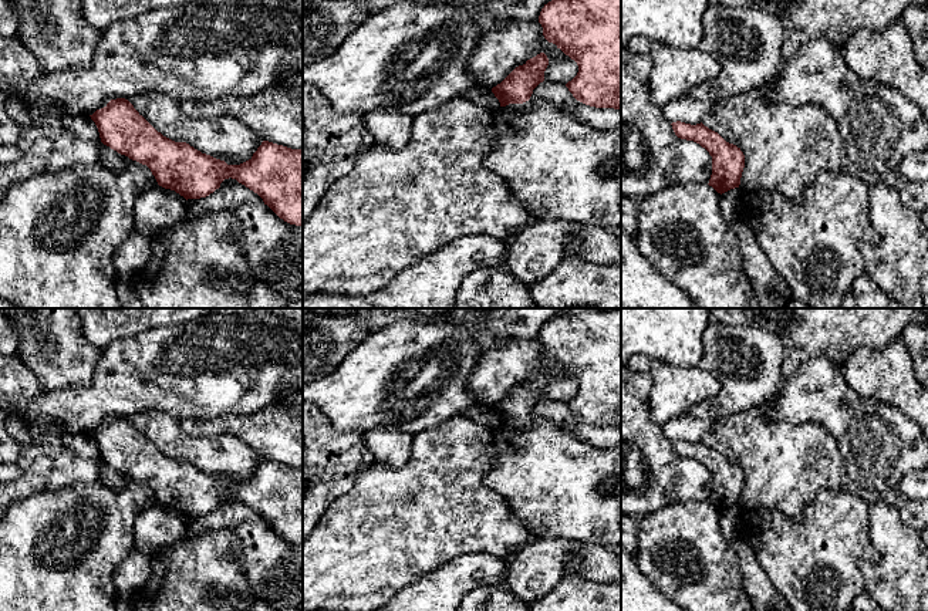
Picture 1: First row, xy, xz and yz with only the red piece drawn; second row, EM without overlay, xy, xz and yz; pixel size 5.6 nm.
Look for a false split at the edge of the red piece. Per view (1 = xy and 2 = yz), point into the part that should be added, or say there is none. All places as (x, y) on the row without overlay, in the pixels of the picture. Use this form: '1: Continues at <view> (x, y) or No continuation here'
1: No continuation here
2: No continuation here

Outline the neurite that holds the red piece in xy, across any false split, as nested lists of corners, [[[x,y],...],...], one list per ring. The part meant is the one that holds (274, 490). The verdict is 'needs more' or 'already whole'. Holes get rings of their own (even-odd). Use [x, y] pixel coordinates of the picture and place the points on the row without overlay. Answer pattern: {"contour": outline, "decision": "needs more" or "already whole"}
{"contour": [[[125,416],[111,418],[90,435],[95,440],[104,463],[146,483],[159,504],[175,509],[186,519],[206,516],[219,507],[225,497],[232,496],[257,512],[280,537],[303,544],[303,467],[263,459],[249,479],[240,483],[227,483],[186,460],[175,460],[163,455]]], "decision": "already whole"}

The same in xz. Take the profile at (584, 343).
{"contour": [[[567,308],[540,330],[543,354],[578,384],[577,394],[566,402],[573,415],[590,425],[621,428],[621,310]]], "decision": "already whole"}

